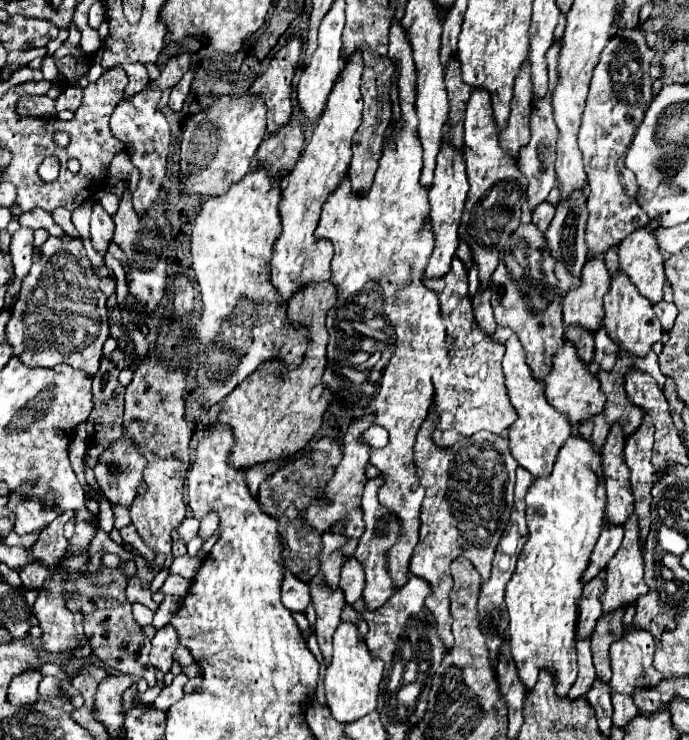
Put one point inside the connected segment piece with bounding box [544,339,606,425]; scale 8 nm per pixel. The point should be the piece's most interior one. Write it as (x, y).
(570, 387)

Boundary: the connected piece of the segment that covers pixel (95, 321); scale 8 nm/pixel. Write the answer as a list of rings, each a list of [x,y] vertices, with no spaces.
[[[64,233],[60,239],[48,239],[40,249],[36,249],[32,259],[32,269],[22,283],[20,297],[14,305],[14,313],[6,325],[8,343],[14,347],[24,365],[54,367],[58,363],[68,363],[90,375],[96,375],[102,357],[102,345],[108,339],[108,309],[106,295],[100,291],[100,277],[94,273],[90,259],[86,257],[82,239]]]

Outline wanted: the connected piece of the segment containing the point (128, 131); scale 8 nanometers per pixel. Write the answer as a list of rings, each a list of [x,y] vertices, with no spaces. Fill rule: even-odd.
[[[150,85],[142,89],[140,93],[132,97],[124,97],[110,119],[110,129],[114,137],[118,137],[126,149],[132,149],[130,161],[132,165],[140,171],[140,181],[136,191],[132,193],[132,203],[136,213],[148,213],[150,207],[156,203],[160,191],[162,191],[162,181],[166,179],[166,165],[168,165],[168,155],[170,155],[170,125],[166,121],[166,115],[160,111],[160,89],[152,89]]]

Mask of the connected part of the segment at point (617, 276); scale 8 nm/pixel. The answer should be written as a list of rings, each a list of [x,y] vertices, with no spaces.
[[[620,269],[612,275],[610,293],[604,297],[604,311],[606,311],[604,327],[608,329],[608,335],[614,341],[618,341],[620,351],[632,353],[636,357],[646,357],[646,353],[652,349],[652,345],[656,341],[660,341],[660,337],[662,337],[662,325],[660,325],[660,321],[656,321],[652,303],[640,295],[636,285],[632,285],[632,281],[628,281],[628,277],[624,277],[624,273],[620,273]]]

